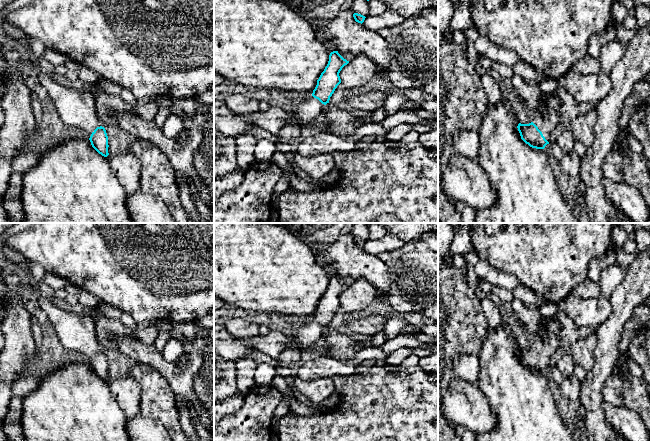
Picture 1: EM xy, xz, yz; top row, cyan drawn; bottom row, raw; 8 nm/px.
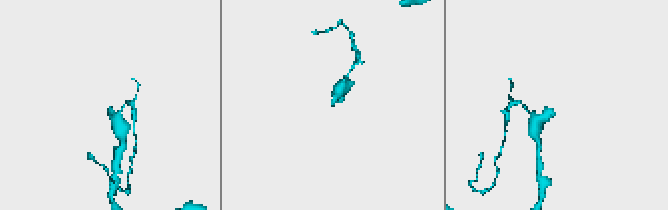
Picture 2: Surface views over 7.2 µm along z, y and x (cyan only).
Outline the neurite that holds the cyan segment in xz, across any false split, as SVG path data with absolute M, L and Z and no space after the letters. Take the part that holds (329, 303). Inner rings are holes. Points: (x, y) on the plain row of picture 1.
M338 275L330 277L328 288L317 304L312 320L295 329L293 337L301 348L311 349L320 344L324 330L341 307L339 297L348 287Z

